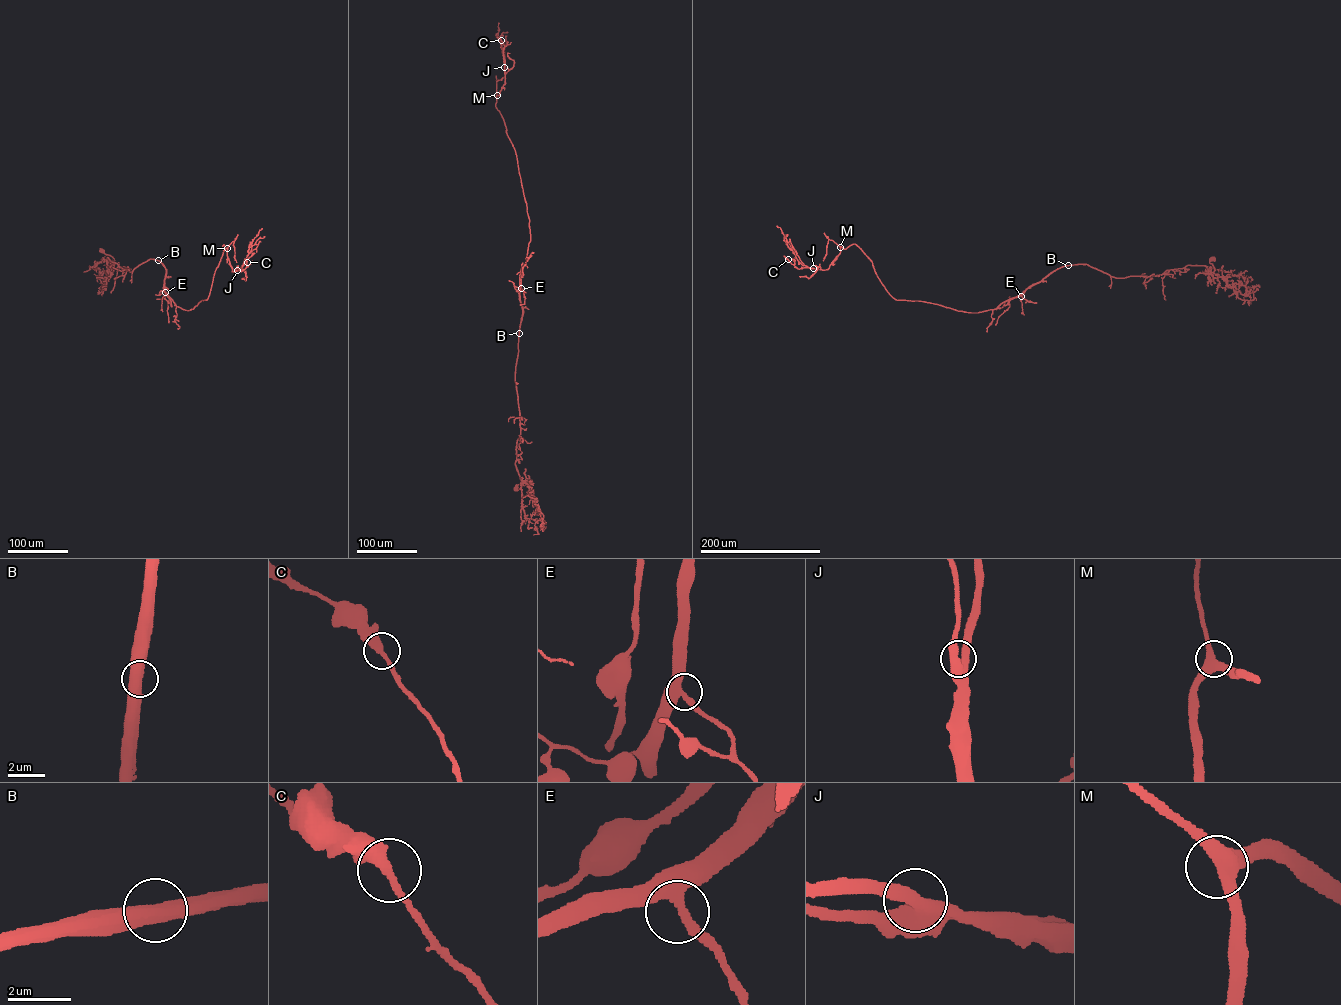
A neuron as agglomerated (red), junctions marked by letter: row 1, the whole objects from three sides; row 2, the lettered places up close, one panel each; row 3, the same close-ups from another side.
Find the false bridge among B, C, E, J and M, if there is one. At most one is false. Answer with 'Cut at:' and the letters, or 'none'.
Cut at: B

